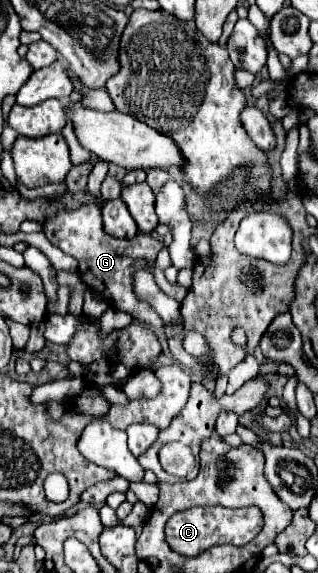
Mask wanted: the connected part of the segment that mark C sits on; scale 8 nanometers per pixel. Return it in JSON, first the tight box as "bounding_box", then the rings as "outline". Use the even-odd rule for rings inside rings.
{"bounding_box":[165,506,263,557],"outline":[[[222,506],[193,507],[174,514],[165,526],[166,541],[176,552],[195,557],[212,546],[235,544],[243,546],[257,536],[263,526],[259,508],[226,508]]]}

